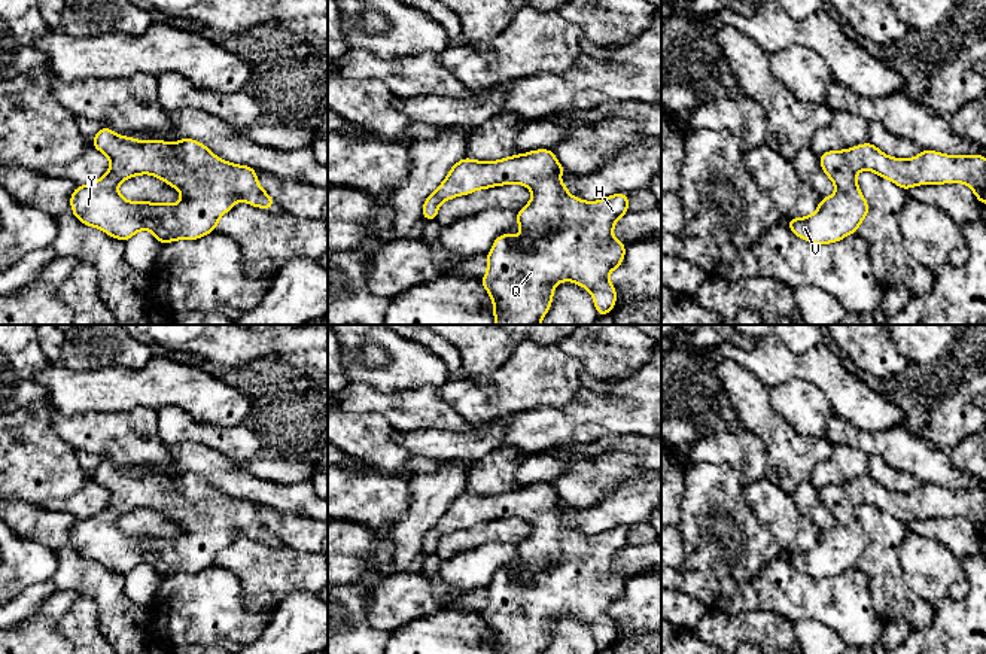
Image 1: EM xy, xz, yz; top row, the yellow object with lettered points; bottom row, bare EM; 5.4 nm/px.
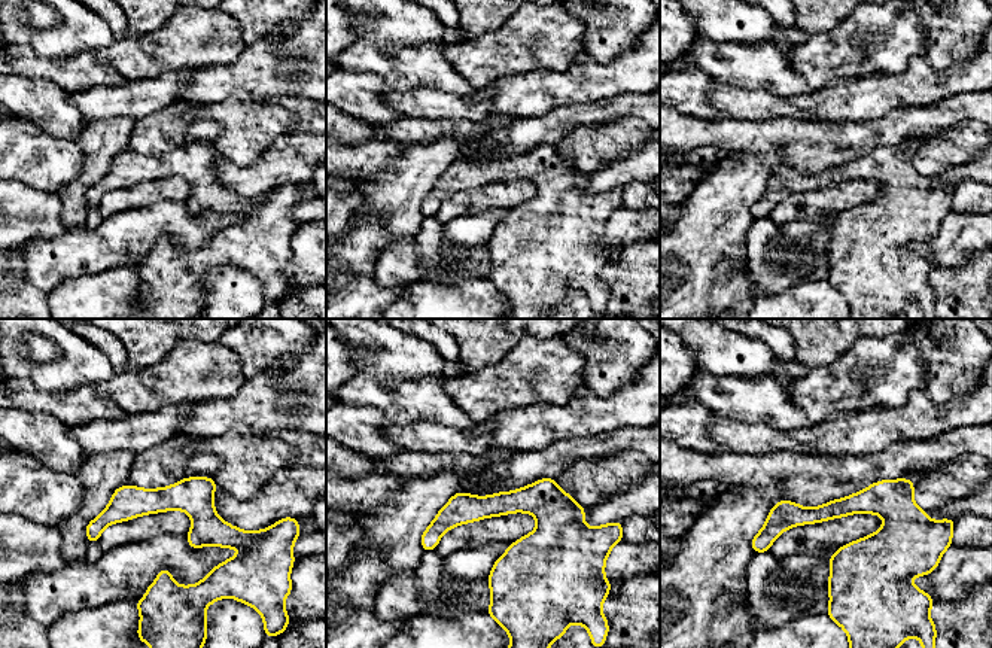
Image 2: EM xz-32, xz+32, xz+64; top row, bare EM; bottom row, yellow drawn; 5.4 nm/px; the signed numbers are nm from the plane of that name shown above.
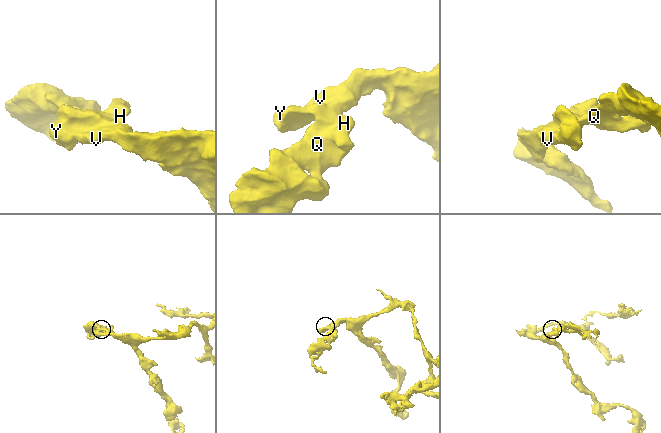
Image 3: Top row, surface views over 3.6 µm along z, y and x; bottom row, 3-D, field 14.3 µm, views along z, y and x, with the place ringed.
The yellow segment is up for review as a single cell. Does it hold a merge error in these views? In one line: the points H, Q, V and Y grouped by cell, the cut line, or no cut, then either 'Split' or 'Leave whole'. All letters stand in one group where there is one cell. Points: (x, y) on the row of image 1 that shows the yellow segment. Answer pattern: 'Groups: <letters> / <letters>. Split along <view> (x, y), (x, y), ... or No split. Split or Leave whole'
Groups: H Q V Y. No split. Leave whole

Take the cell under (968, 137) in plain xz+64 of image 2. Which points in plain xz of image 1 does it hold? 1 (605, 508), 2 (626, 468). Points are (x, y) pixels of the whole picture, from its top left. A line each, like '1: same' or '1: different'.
1: different
2: same

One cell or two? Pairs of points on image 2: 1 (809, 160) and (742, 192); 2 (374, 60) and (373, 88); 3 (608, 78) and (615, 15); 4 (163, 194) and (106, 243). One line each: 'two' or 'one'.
1: two
2: two
3: two
4: two

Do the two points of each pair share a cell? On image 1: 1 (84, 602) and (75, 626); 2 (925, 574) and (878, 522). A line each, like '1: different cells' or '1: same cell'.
1: same cell
2: different cells

